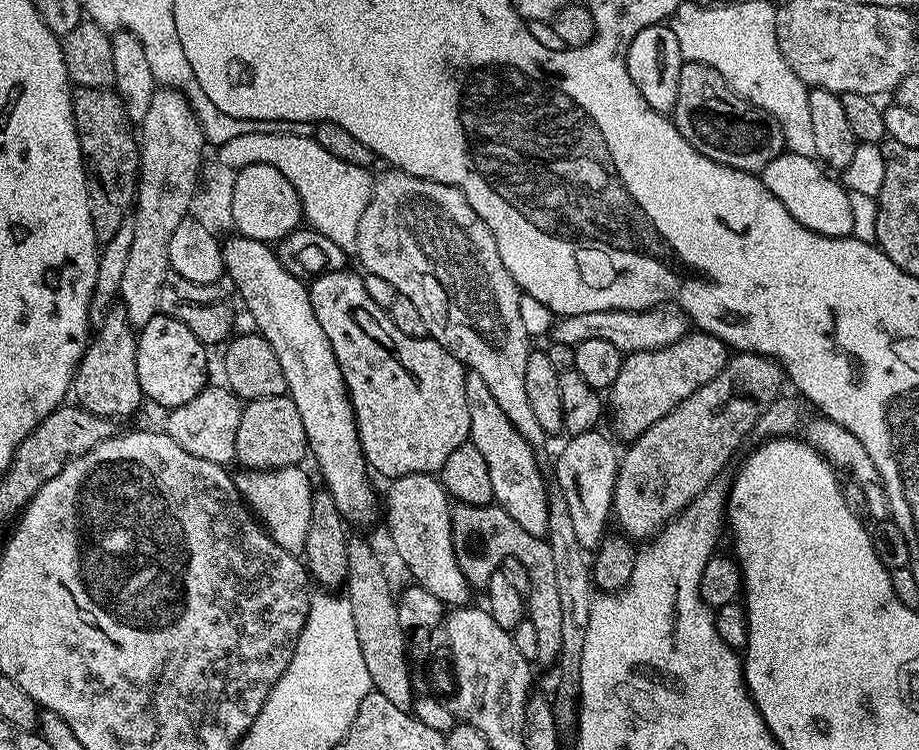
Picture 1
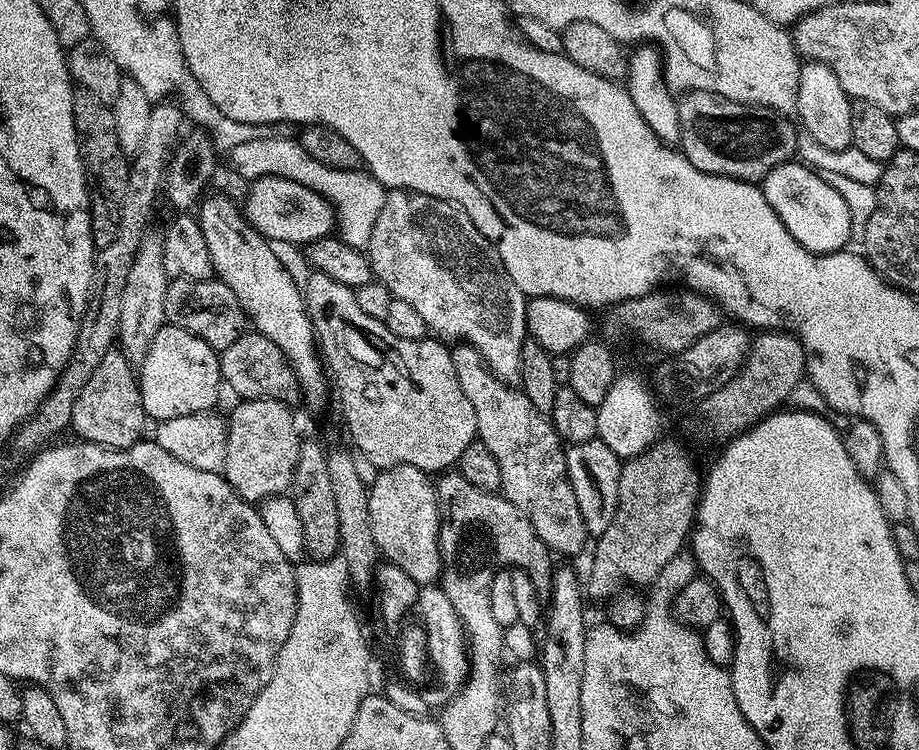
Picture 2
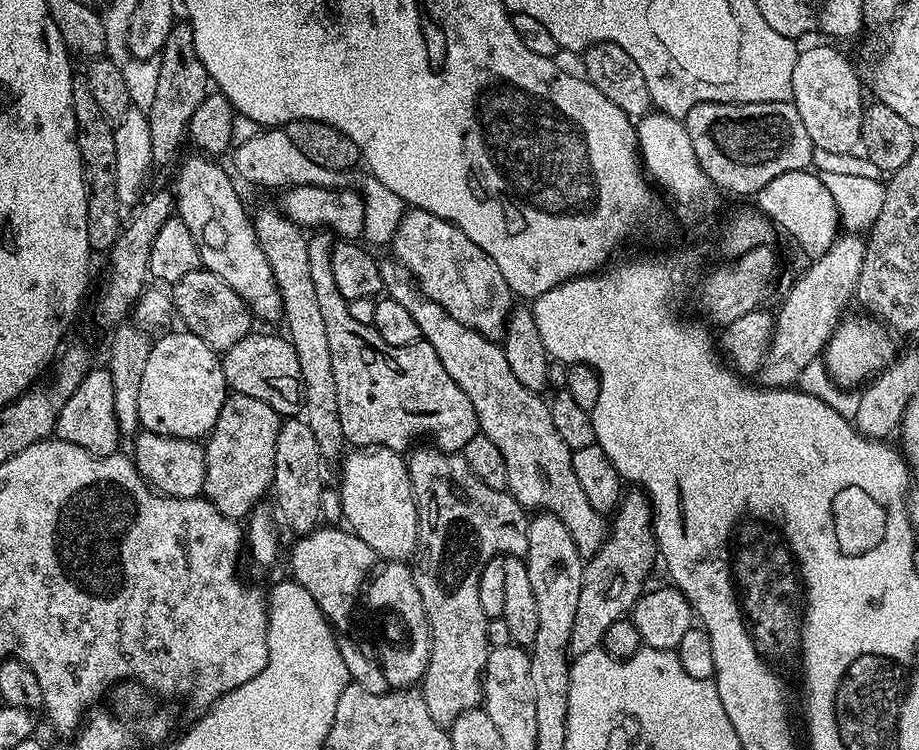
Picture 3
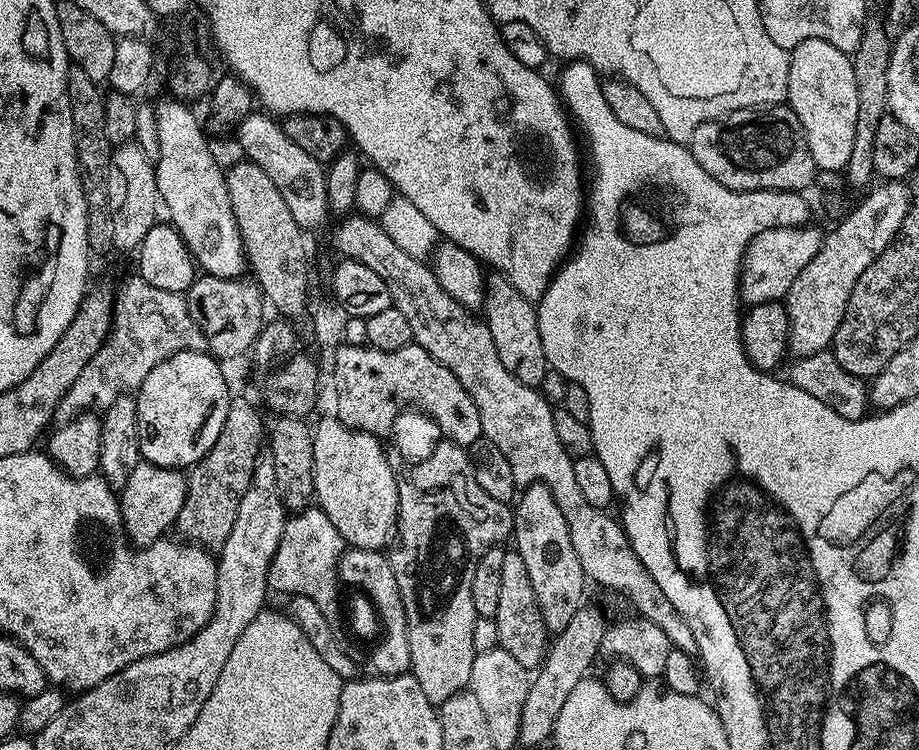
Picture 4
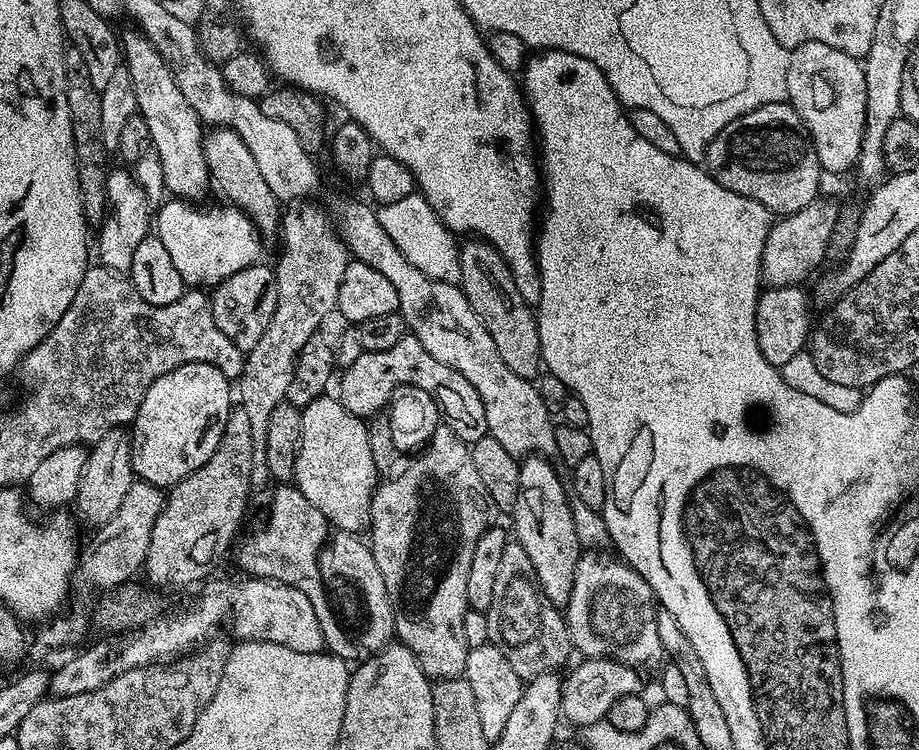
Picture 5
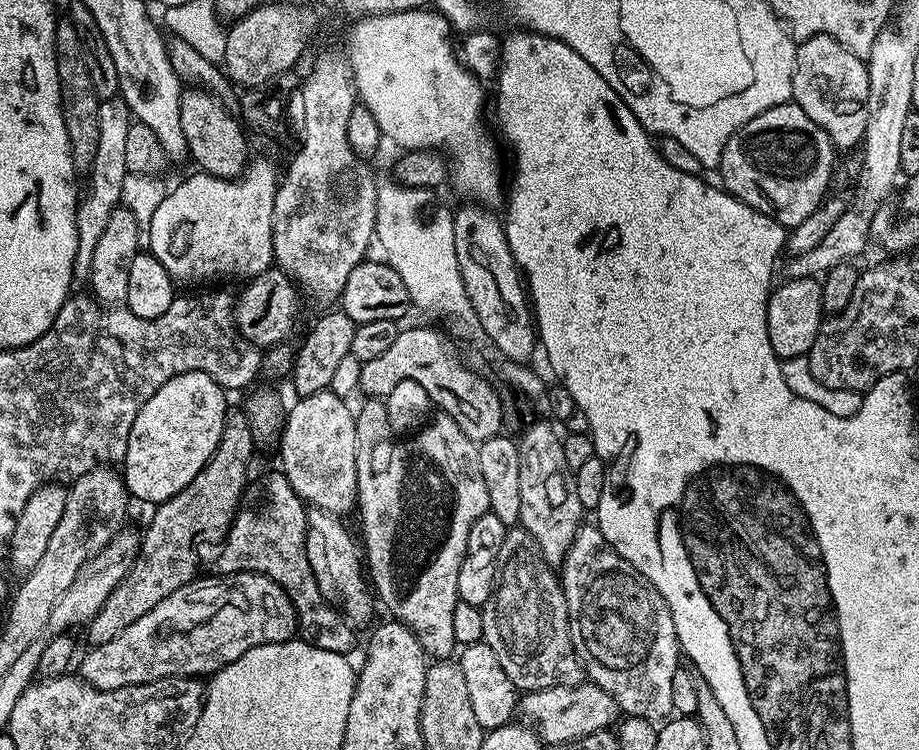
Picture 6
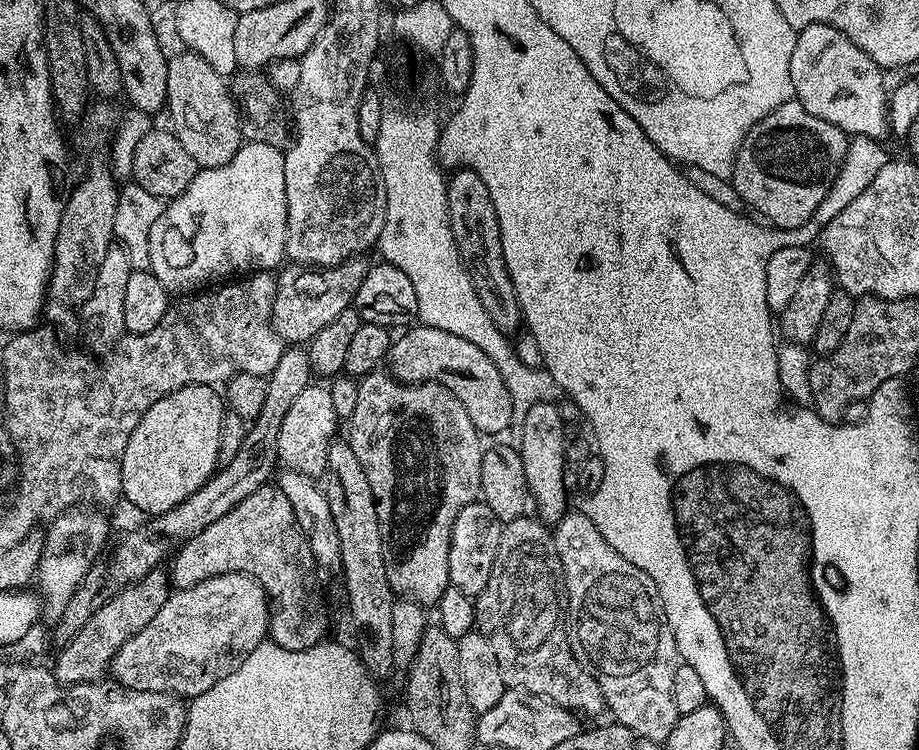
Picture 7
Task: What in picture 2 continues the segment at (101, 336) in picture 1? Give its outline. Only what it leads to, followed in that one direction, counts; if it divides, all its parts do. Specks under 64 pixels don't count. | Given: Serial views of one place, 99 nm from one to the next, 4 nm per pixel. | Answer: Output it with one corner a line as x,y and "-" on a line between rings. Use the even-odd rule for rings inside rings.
120,351
107,352
74,402
71,431
76,431
81,441
90,444
101,444
104,448
129,448
145,435
144,423
146,417
134,366

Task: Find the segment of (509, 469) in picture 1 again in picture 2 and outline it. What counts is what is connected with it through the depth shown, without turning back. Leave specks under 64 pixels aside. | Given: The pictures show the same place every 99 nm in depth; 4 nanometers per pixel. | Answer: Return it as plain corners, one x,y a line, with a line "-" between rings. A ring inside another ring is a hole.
460,342
451,349
451,354
454,374
458,374
458,386
462,386
462,394
466,394
470,406
474,406
479,443
484,444
486,450
490,450
490,454
494,454
494,459
498,462
500,492
529,520
538,538
553,553
561,552
564,556
578,555
584,548
586,533
581,511
578,510
578,500
574,498
574,490
568,481
568,467
564,457
566,448
554,430
551,419
545,413
539,412
534,402
530,402
530,398
526,398
526,394
519,387
496,377
484,364
478,350

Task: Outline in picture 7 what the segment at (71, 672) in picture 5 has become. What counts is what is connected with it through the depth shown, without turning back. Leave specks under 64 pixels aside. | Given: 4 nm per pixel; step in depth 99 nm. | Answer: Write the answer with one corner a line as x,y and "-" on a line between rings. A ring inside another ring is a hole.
241,572
212,576
189,588
173,591
168,601
154,614
154,622
146,630
138,630
114,654
110,676
123,688
170,692
181,698
206,694
214,682
222,682
251,652
265,643
268,636
268,596
253,576

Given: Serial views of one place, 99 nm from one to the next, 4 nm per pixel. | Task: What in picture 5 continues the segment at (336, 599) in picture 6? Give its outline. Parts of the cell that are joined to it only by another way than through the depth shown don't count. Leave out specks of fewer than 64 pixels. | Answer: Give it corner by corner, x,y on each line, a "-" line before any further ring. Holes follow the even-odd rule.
337,531
320,551
320,577
325,585
349,584
360,591
364,599
364,612
368,617
364,620
364,629
358,636
358,644
365,653
375,654
396,640
396,619
390,602
390,594
386,594
386,582
382,582
382,573
378,571
378,562
374,562
374,554
367,543
360,541
359,535
351,532

